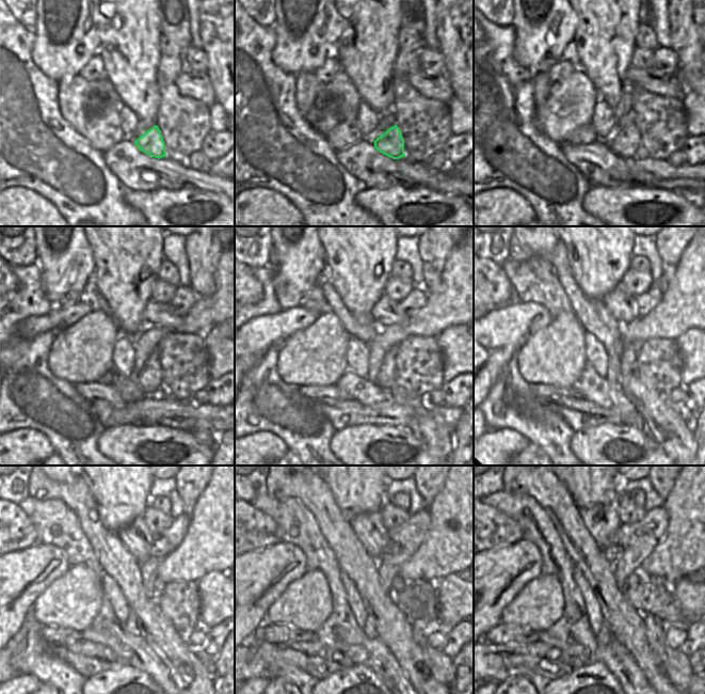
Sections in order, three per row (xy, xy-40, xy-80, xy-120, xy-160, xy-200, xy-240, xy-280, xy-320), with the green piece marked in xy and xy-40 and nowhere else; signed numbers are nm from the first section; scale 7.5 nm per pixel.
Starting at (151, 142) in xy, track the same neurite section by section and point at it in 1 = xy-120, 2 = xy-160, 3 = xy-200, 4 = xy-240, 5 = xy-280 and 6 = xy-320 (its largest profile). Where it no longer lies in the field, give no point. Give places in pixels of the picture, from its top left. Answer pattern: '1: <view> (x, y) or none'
1: xy-120 (149, 378)
2: xy-160 (387, 376)
3: xy-200 (628, 358)
4: xy-240 (154, 586)
5: xy-280 (404, 540)
6: xy-320 (636, 541)

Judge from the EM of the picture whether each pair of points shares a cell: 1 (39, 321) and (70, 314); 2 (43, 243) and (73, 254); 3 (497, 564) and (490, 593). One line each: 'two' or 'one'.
1: one
2: one
3: one

